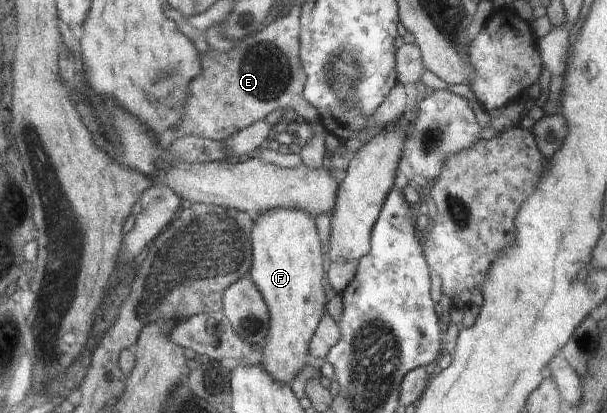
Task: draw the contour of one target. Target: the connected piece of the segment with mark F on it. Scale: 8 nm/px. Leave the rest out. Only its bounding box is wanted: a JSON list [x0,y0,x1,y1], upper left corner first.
[251,207,325,382]

